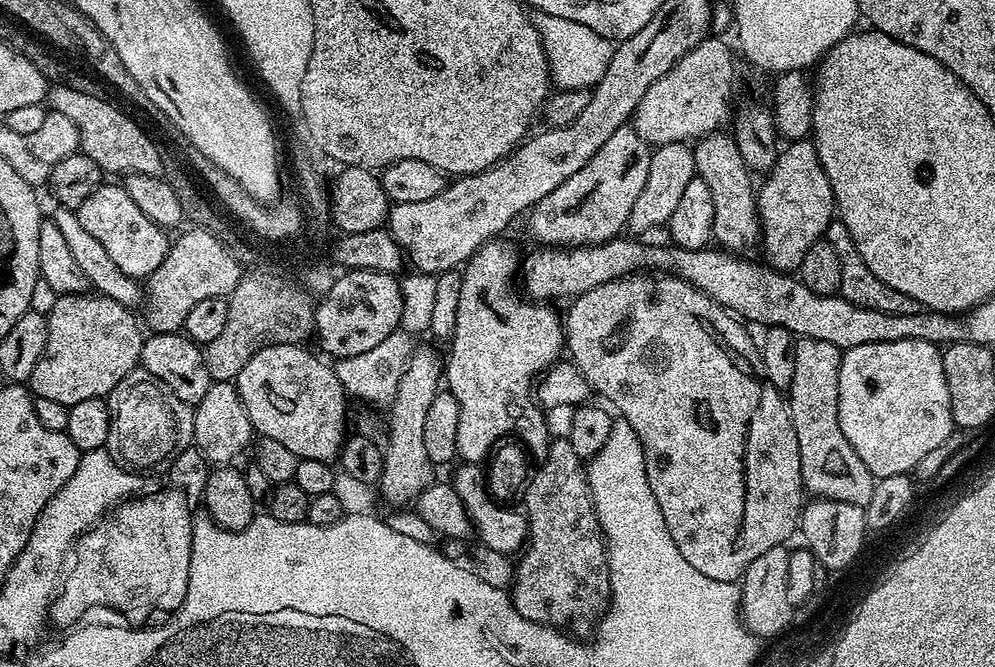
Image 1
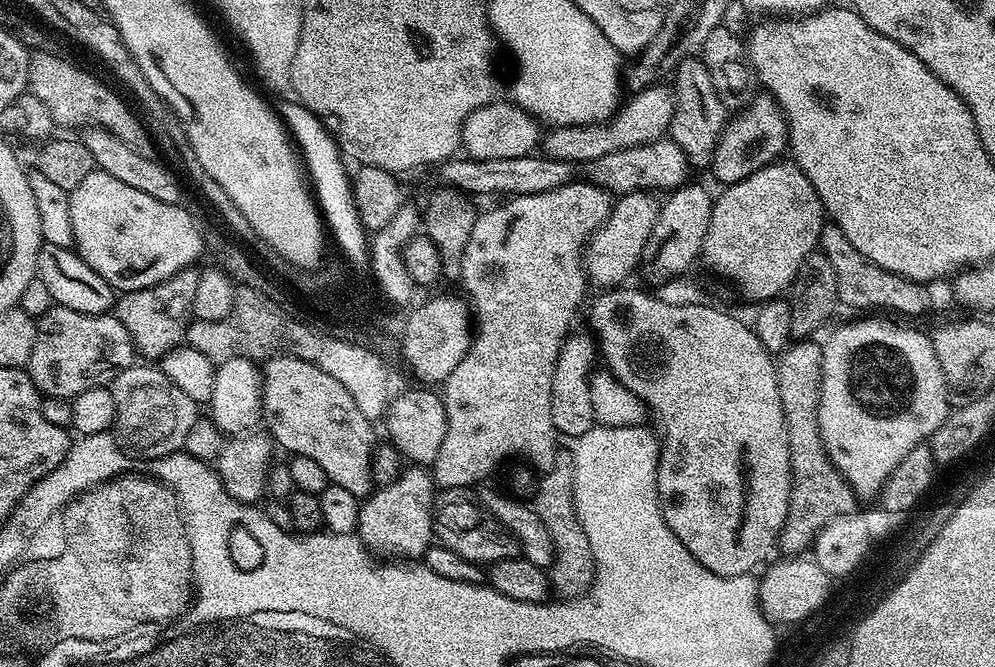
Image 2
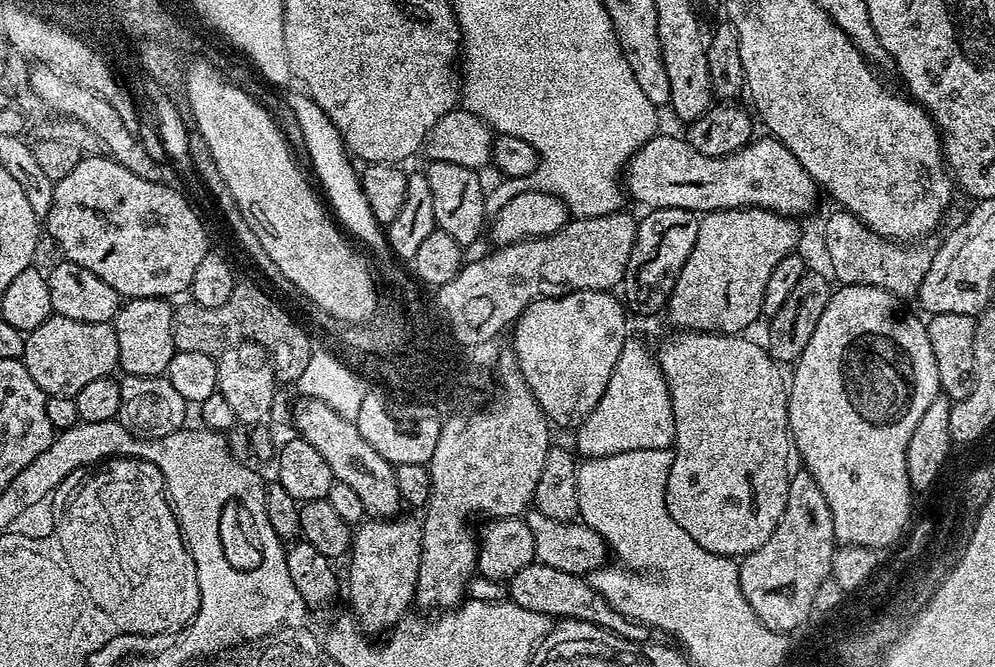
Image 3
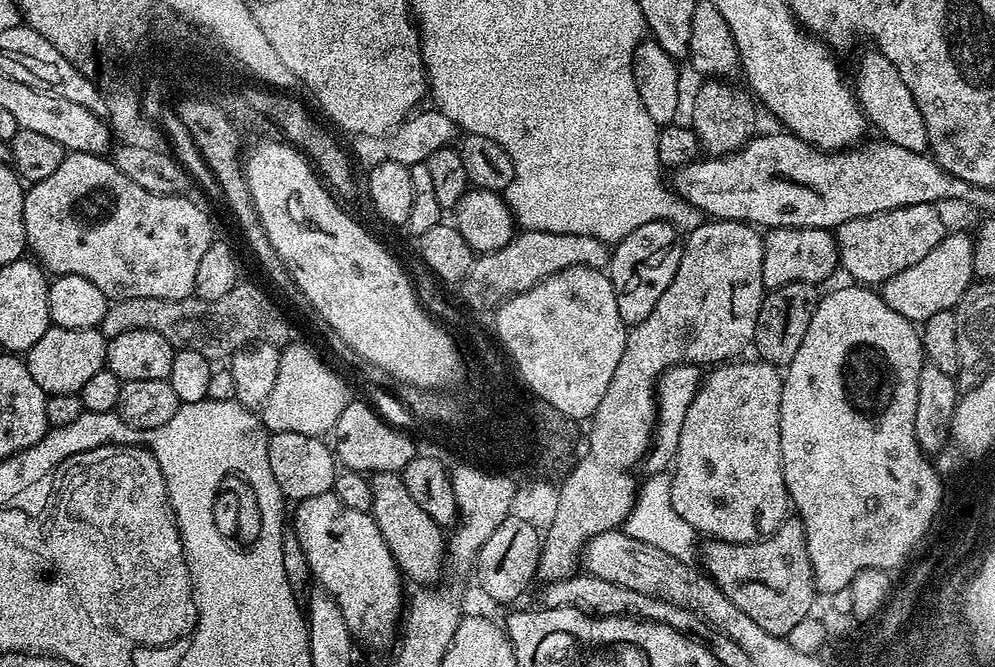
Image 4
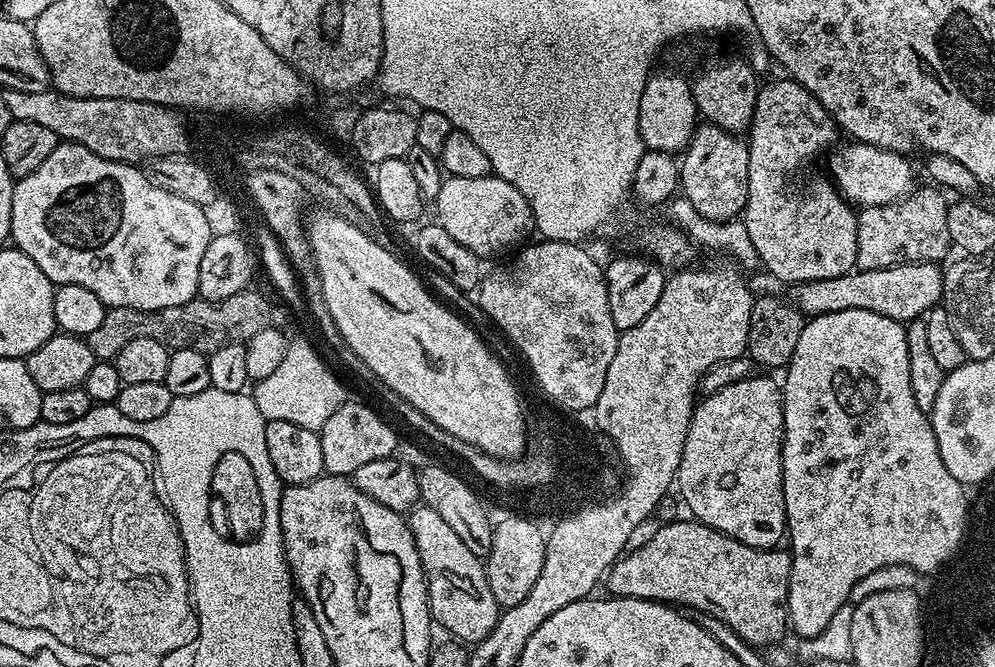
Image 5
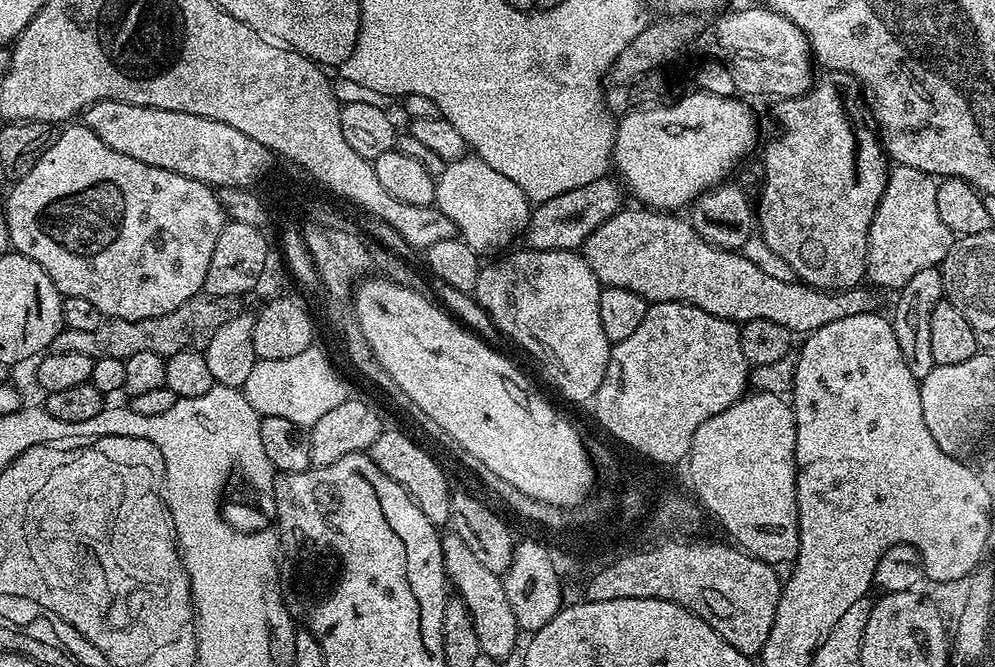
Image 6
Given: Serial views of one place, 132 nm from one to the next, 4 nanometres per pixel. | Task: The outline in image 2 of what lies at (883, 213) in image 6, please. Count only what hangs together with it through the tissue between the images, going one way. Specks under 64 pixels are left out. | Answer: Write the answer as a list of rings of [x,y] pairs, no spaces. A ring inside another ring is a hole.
[[[825,223],[818,248],[826,258],[830,258],[830,266],[834,266],[834,278],[838,278],[838,298],[843,307],[889,308],[890,311],[901,312],[904,316],[924,316],[931,310],[929,285],[907,280],[898,274],[890,274],[890,270],[882,270],[882,266],[858,254],[858,250],[850,246],[850,238],[846,238],[846,234],[842,234],[836,224]]]

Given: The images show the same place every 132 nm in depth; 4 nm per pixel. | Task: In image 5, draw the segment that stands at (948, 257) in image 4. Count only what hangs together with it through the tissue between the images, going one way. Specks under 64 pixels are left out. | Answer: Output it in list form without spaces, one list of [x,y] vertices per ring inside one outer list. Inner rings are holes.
[[[939,263],[899,264],[882,270],[853,270],[838,278],[791,285],[790,299],[805,317],[821,316],[838,310],[870,310],[901,322],[923,317],[941,303],[944,273]]]

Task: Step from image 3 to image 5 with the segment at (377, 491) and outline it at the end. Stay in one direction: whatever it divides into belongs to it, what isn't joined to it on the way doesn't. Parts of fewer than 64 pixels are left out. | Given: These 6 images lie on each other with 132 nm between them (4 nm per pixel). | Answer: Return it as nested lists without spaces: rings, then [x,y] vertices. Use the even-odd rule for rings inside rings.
[[[417,506],[411,509],[407,521],[424,567],[424,579],[428,581],[428,605],[433,621],[452,635],[449,637],[468,646],[476,645],[490,634],[490,630],[494,630],[502,611],[490,590],[485,561],[475,556],[466,542],[454,534],[453,528],[442,519],[438,510]]]

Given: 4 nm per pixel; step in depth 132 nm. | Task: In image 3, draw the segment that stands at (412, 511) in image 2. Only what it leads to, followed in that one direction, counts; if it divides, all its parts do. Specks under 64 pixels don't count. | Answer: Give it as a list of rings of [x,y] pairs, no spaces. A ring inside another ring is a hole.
[[[401,515],[399,518],[368,518],[363,521],[355,529],[352,538],[352,547],[350,549],[350,557],[352,561],[348,564],[348,584],[346,580],[346,596],[348,592],[348,604],[351,615],[354,617],[357,624],[364,629],[365,633],[373,634],[372,632],[381,632],[381,634],[387,633],[389,630],[395,628],[399,620],[405,619],[406,613],[413,607],[416,599],[416,587],[418,586],[418,566],[420,565],[420,559],[422,558],[422,524],[419,519],[411,520],[410,517]]]

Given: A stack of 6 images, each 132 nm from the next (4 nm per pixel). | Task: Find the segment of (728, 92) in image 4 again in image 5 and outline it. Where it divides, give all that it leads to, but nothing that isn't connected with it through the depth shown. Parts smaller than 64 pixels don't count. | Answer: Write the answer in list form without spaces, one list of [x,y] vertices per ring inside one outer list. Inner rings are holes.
[[[701,121],[692,132],[680,161],[681,195],[700,216],[711,221],[726,221],[743,213],[749,198],[749,150],[741,137]]]

